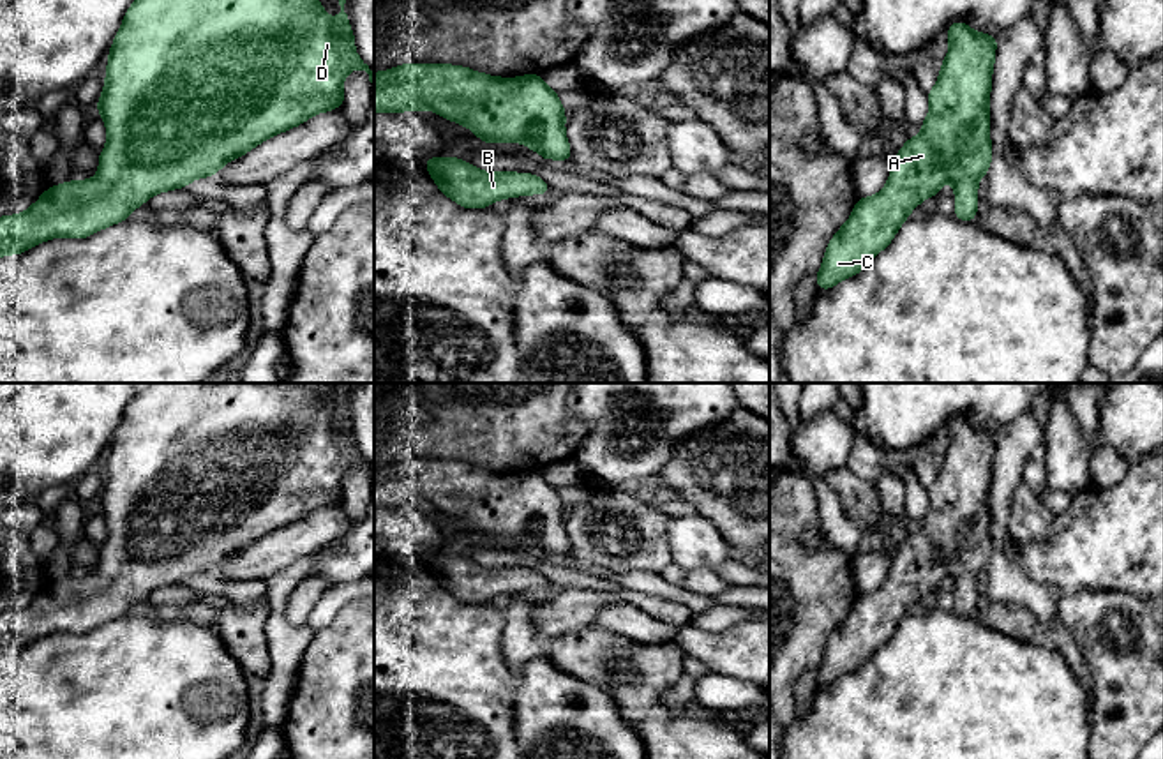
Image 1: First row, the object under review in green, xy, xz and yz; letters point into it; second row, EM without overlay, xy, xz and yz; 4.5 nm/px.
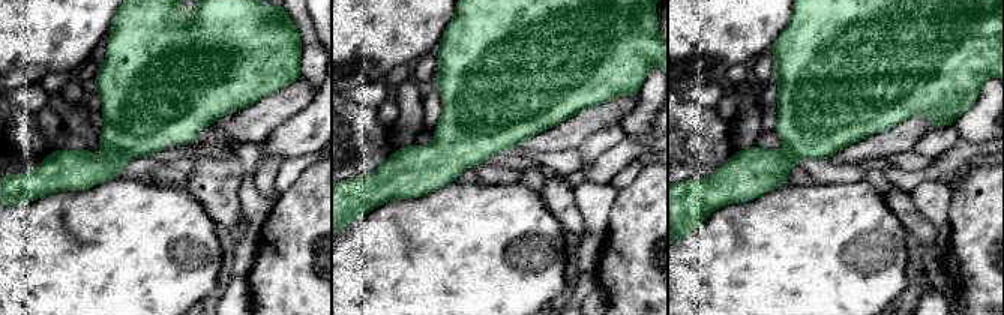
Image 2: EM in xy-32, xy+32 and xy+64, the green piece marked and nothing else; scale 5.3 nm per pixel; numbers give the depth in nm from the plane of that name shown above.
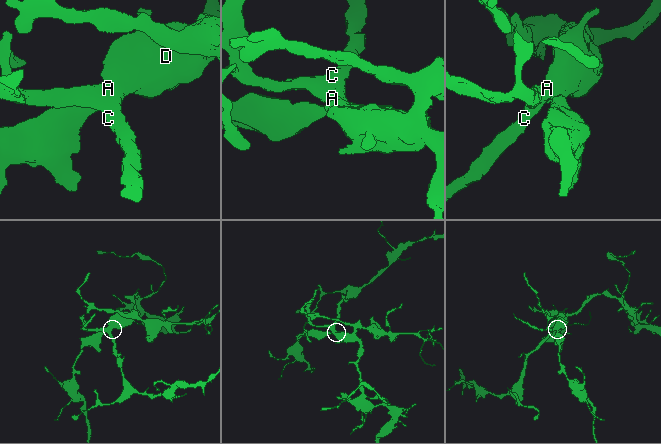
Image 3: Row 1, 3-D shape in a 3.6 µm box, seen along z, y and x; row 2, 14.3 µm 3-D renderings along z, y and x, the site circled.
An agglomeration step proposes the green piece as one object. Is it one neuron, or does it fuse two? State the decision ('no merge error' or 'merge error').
no merge error

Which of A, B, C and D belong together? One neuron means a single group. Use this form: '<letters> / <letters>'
A B C D

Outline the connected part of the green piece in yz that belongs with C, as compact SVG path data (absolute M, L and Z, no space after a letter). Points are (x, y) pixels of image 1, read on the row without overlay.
M962 417L949 420L948 432L949 447L941 461L935 482L927 491L930 508L921 519L921 530L909 533L900 544L884 584L875 591L859 593L854 600L852 611L833 630L829 641L826 643L822 662L817 667L819 685L829 685L842 674L859 669L867 658L870 658L884 643L889 641L902 618L909 614L914 602L919 602L919 598L928 591L939 591L939 584L946 575L949 575L955 582L955 612L967 618L974 616L978 605L978 577L981 572L987 572L992 558L988 496L997 432L978 429Z

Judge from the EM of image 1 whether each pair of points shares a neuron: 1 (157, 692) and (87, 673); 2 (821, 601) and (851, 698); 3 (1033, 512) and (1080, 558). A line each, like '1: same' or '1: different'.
1: same
2: different
3: different

